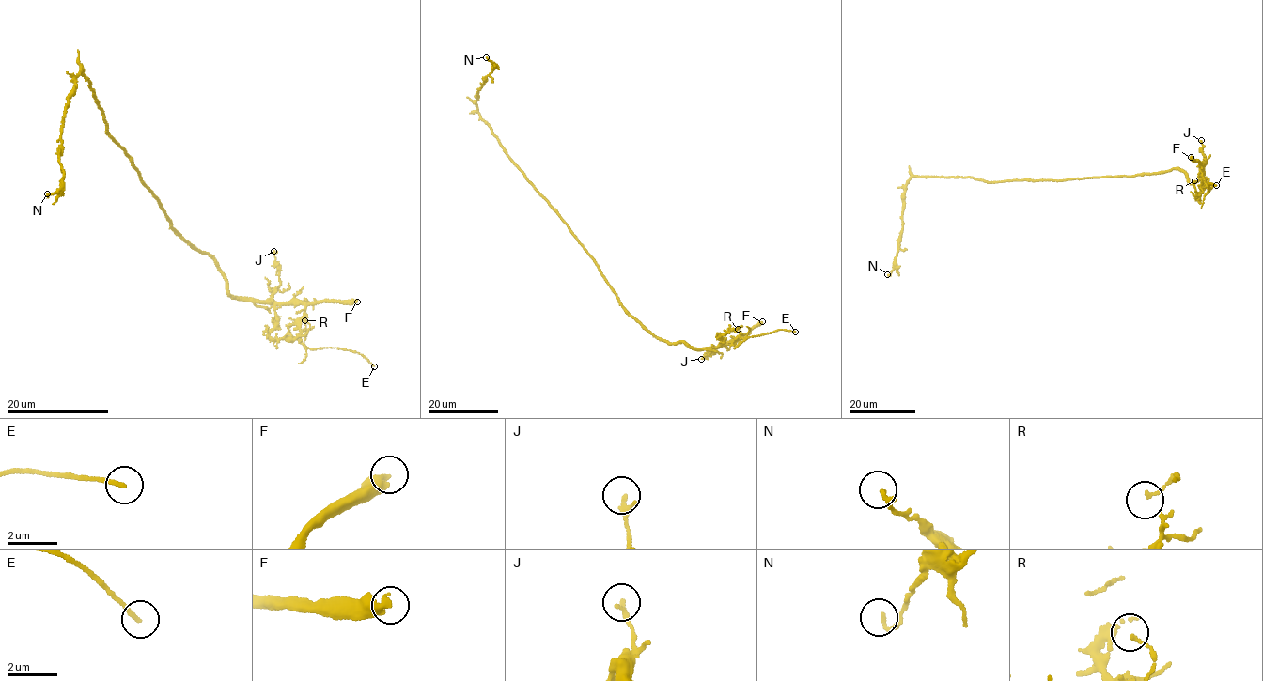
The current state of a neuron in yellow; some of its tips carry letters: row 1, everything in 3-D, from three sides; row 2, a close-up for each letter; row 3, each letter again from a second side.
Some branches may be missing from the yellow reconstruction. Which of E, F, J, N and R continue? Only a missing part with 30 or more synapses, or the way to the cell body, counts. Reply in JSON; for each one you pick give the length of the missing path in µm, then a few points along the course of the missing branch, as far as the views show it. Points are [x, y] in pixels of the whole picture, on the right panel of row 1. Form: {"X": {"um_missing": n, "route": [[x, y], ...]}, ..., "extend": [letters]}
{"E": {"um_missing": 4}, "F": {"um_missing": 45, "route": [[1191, 157], [1188, 143], [1173, 121], [1170, 125], [1172, 148], [1166, 161]]}, "extend": ["E", "F"]}

